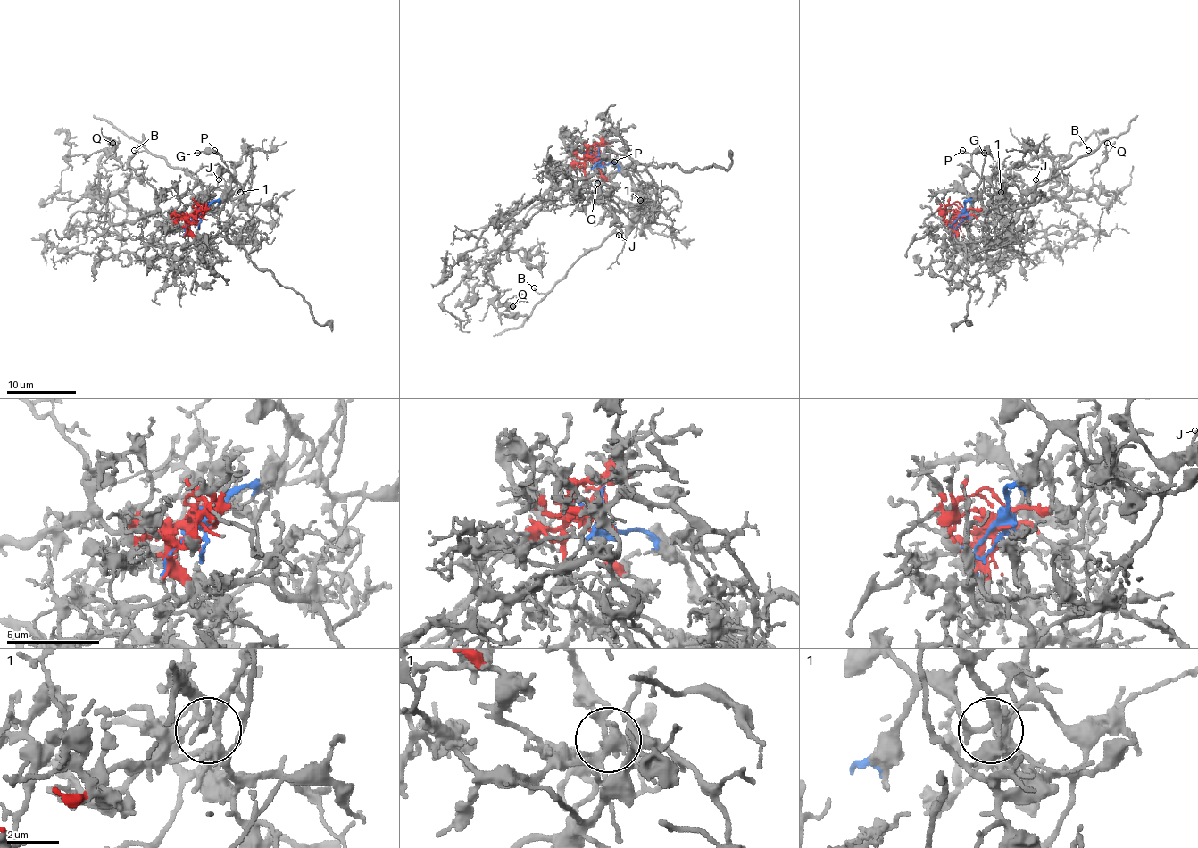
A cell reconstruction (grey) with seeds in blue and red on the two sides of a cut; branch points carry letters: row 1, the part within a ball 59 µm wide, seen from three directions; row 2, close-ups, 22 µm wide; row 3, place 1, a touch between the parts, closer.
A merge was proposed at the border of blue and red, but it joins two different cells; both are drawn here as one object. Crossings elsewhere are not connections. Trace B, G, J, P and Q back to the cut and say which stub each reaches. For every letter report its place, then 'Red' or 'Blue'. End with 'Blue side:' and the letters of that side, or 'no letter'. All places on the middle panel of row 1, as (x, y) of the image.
B: Place: (534, 287). Blue
G: Place: (597, 183). Blue
J: Place: (619, 235). Blue
P: Place: (614, 162). Blue
Q: Place: (512, 306). Red
Blue side: B, G, J, P

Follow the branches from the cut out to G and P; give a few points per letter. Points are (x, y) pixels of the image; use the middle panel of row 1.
G: (598, 162), (618, 165), (631, 179), (628, 172), (619, 170), (616, 174), (607, 174), (596, 182)
P: (598, 162), (618, 165), (631, 179), (626, 170), (619, 170), (614, 162)

